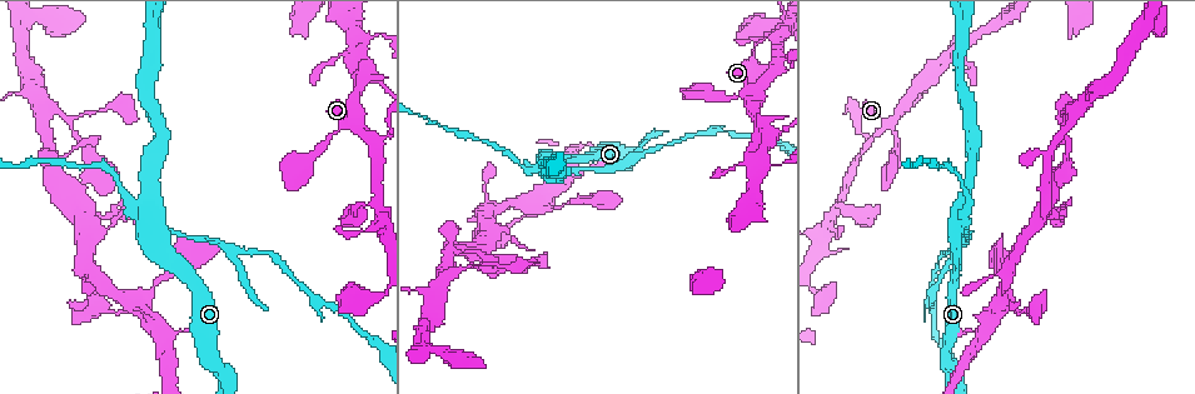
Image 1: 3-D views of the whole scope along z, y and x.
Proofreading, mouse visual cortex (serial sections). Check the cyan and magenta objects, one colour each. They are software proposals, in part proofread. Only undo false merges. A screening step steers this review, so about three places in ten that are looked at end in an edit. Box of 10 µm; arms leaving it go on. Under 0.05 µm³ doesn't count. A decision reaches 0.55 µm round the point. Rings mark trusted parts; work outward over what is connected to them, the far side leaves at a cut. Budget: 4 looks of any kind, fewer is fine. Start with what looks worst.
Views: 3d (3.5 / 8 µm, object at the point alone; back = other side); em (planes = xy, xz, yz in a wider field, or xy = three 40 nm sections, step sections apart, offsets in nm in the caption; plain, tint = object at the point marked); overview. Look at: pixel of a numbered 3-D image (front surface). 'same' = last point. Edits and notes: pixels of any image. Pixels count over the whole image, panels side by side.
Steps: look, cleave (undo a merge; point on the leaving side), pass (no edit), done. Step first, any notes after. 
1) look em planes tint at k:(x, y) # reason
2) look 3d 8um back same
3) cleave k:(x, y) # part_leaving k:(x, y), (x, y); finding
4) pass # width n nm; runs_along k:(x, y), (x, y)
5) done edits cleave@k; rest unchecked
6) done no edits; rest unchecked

look 3d 3.5um at 1:(960, 233) # abrupt turn

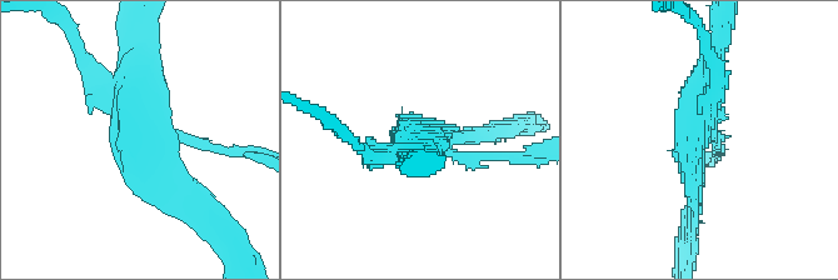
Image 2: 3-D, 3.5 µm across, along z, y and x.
look em xy step 3 tint at 2:(160, 143)

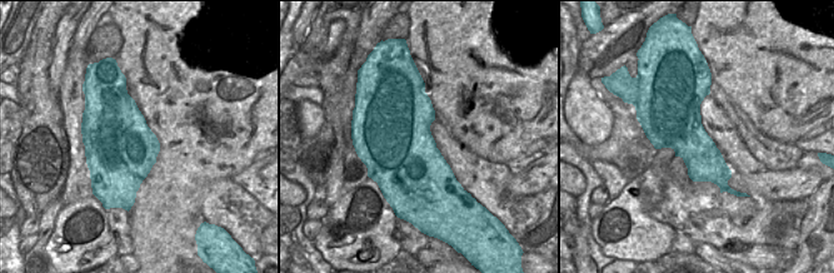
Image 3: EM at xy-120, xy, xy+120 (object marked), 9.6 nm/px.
look em xy step 5 tint same

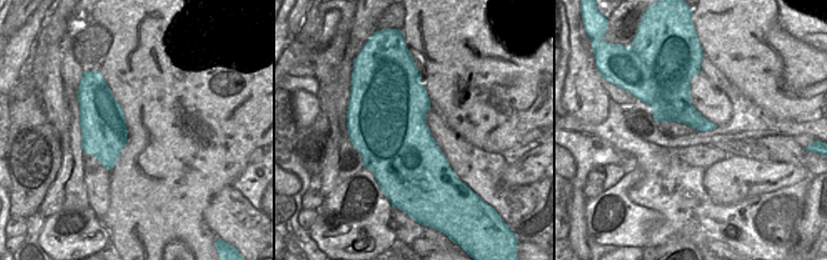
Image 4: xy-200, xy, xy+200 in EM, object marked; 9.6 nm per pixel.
cleave 2:(493, 155) # width 700 nm; a second cell is stuck on

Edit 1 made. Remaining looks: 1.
look 3d 3.5um at 1:(359, 46) # branch point

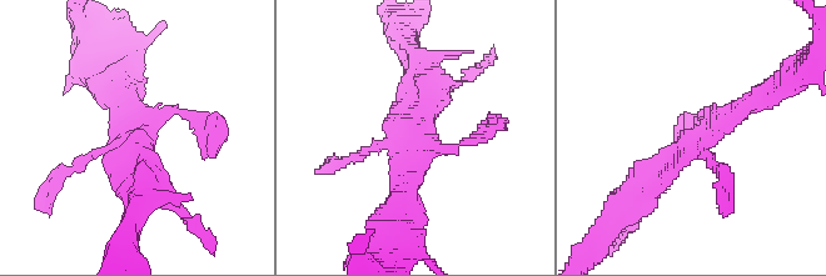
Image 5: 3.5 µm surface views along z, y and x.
pass # runs_along 5:(637, 190), (695, 136), (765, 94); all the same cell

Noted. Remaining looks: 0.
done edits cleave@2; rest unchecked

